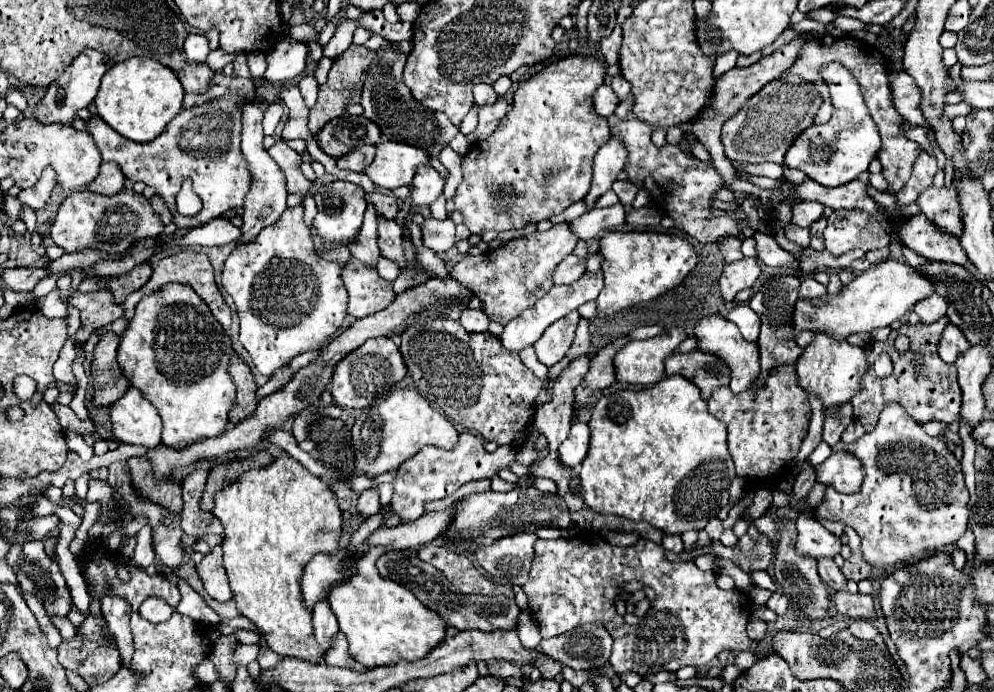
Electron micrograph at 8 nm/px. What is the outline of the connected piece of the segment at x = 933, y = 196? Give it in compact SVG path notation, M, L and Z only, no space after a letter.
M954 184L950 188L940 188L940 190L936 190L934 186L926 188L918 196L916 204L944 232L950 232L954 236L962 234L960 204L958 204L958 196L956 196Z

